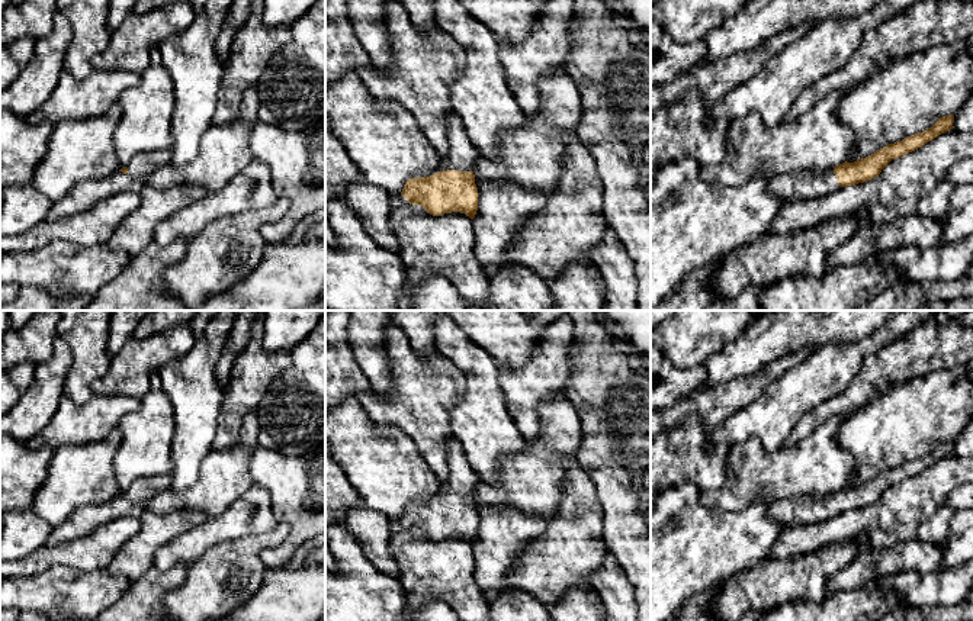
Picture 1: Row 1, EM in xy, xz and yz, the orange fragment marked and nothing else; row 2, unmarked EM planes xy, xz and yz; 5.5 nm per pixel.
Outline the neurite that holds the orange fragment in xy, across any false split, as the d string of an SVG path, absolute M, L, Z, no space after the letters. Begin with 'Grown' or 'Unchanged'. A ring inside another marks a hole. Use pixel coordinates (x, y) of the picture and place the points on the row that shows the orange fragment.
Grown. M170 149L144 152L132 158L106 180L87 180L76 186L62 200L52 203L46 221L60 221L80 213L102 199L121 192L139 192L145 177L155 168L168 164Z

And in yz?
Grown. M954 115L940 118L924 132L906 136L889 144L874 154L854 163L842 163L822 173L799 171L773 177L768 183L768 193L783 203L809 200L825 196L839 187L855 186L876 178L882 170L895 158L909 154L938 135L951 129Z

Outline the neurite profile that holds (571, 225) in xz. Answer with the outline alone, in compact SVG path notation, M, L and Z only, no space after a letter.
M566 135L565 142L558 187L546 196L545 207L518 232L518 242L510 254L517 264L534 271L546 281L556 280L572 261L585 260L590 264L607 232L603 184L595 161L577 135Z

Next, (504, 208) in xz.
M475 176L478 210L472 219L478 263L494 271L508 268L518 232L546 205L546 196L517 183L484 180Z

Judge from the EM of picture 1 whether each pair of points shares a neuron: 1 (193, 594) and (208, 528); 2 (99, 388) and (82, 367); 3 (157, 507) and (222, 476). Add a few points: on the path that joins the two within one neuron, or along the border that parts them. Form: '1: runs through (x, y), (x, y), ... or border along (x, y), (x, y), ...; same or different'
1: border along (233, 539), (215, 543), (188, 568); different
2: border along (112, 359), (108, 370), (92, 383), (93, 393); different
3: runs through (173, 501), (199, 498), (206, 492); same

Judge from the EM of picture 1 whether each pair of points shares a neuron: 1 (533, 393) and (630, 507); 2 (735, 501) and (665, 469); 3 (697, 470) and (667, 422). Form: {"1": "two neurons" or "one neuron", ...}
{"1": "two neurons", "2": "two neurons", "3": "two neurons"}

